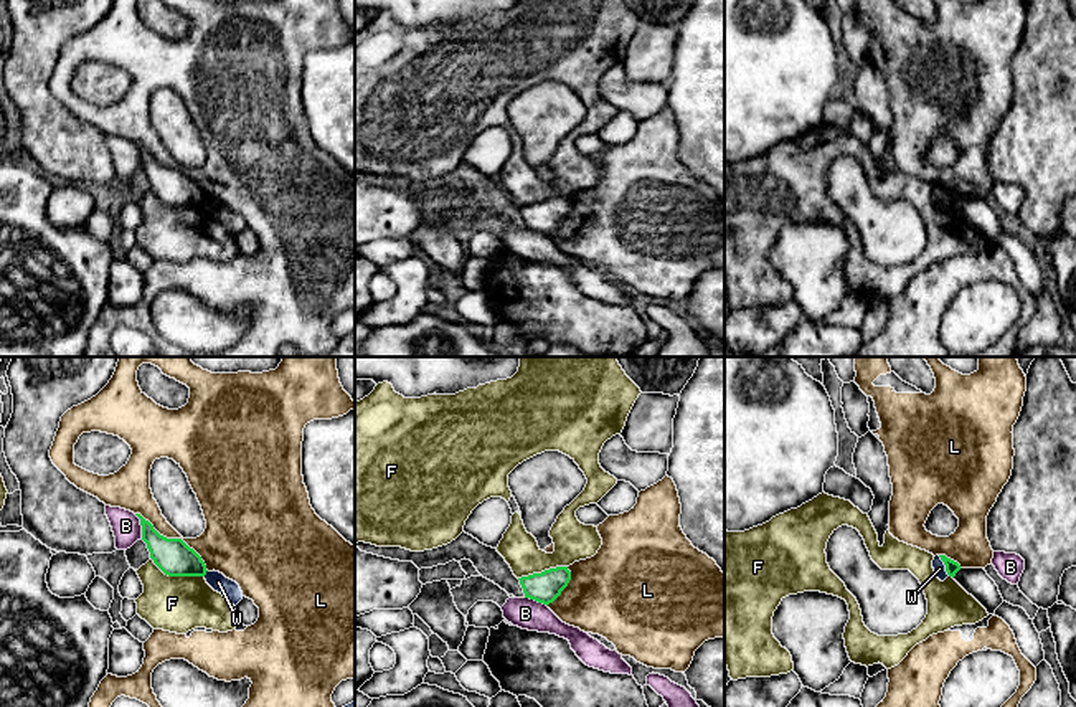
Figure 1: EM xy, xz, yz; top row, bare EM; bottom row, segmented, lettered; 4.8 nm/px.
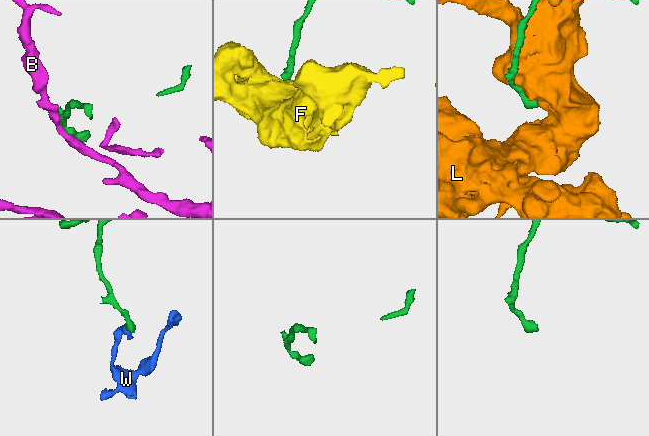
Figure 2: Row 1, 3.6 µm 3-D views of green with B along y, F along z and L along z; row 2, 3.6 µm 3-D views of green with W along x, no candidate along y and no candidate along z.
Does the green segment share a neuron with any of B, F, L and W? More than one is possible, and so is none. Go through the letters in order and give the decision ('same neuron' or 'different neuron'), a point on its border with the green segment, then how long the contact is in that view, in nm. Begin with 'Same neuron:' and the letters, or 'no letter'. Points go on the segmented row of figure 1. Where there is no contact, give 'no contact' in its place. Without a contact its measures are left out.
Same neuron: no letter
B: different neuron; contact xy (141, 524); length 130 nm
F: different neuron; contact xy (177, 575); length 280 nm
L: different neuron; contact xy (175, 539); length 460 nm
W: different neuron; contact yz (944, 564); length 120 nm

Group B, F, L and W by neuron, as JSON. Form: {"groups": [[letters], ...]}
{"groups": [["B"], ["F"], ["L"], ["W"]]}

